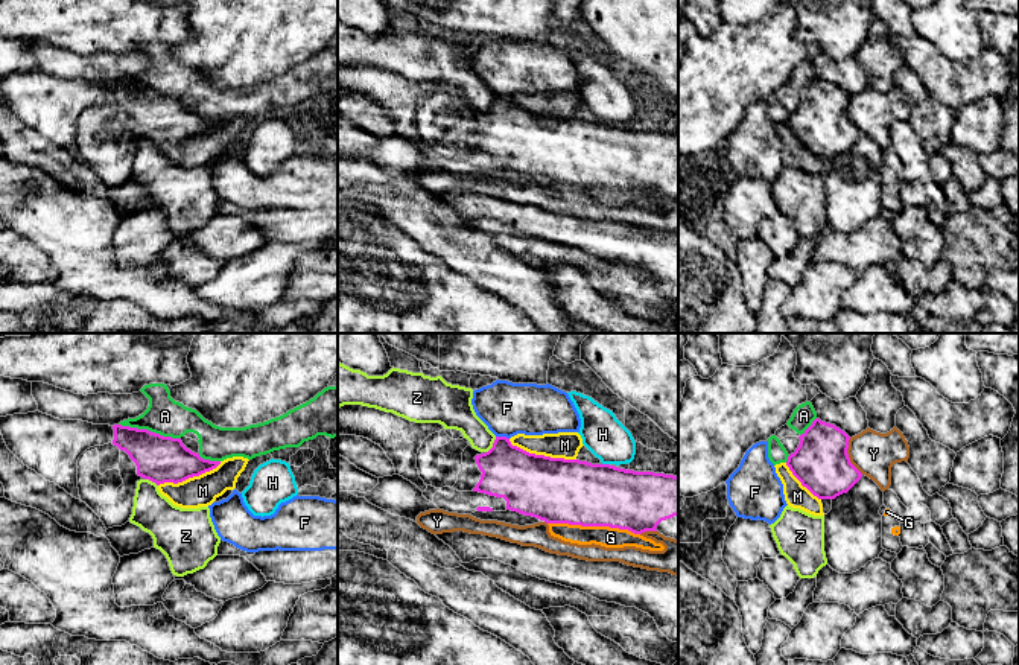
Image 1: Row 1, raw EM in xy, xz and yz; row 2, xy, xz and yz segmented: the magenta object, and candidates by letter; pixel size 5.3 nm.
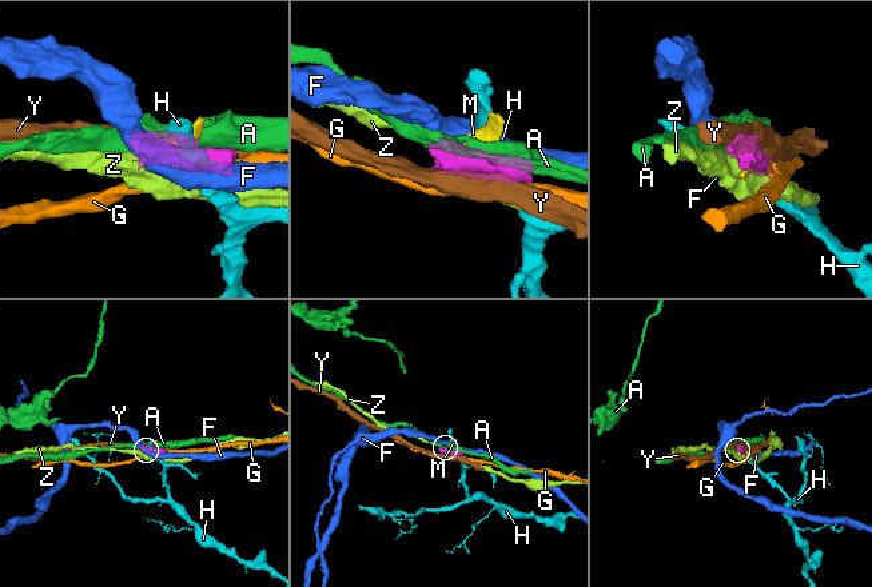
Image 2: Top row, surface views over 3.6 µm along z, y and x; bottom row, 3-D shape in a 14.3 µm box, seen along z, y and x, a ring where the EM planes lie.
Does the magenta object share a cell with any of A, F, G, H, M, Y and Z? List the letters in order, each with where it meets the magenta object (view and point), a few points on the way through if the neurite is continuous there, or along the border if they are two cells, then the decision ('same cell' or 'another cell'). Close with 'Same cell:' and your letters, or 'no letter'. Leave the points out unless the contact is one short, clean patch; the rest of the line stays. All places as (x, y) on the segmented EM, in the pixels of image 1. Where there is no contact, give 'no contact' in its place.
A: contact xy (149, 431); another cell
F: contact xz (502, 437); another cell
G: contact xz (593, 525); another cell
H: contact xz (606, 464); another cell
M: contact xz (542, 455); another cell
Y: contact yz (847, 457); another cell
Z: contact xz (493, 445); another cell
Same cell: no letter

